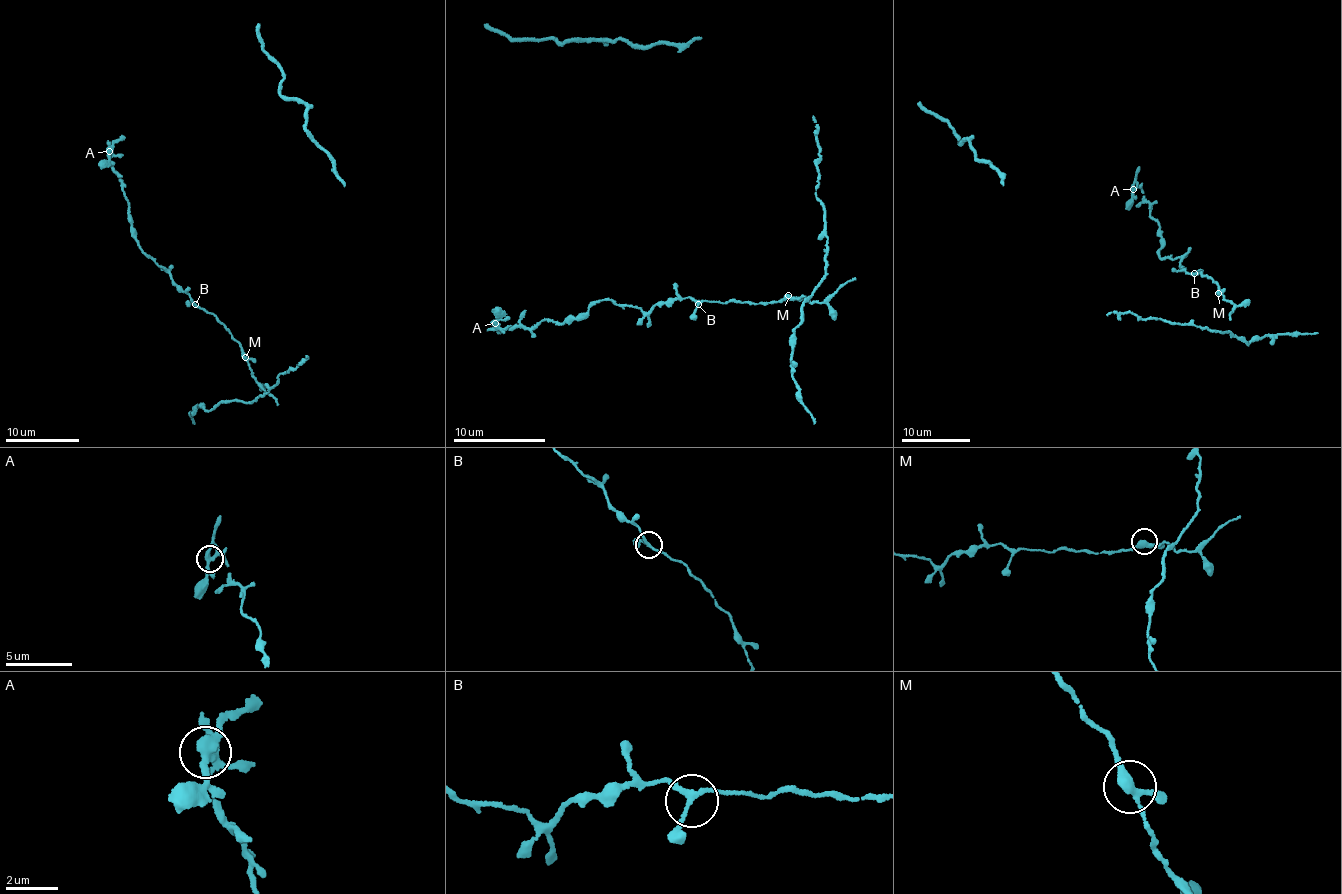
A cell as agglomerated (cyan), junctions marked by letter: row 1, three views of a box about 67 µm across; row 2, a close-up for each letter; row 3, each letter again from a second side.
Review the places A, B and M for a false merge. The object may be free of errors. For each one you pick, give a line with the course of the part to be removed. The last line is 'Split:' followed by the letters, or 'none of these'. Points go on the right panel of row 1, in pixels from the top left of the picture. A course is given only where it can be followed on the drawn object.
A: (1133, 188), (1139, 166)
Split: A

